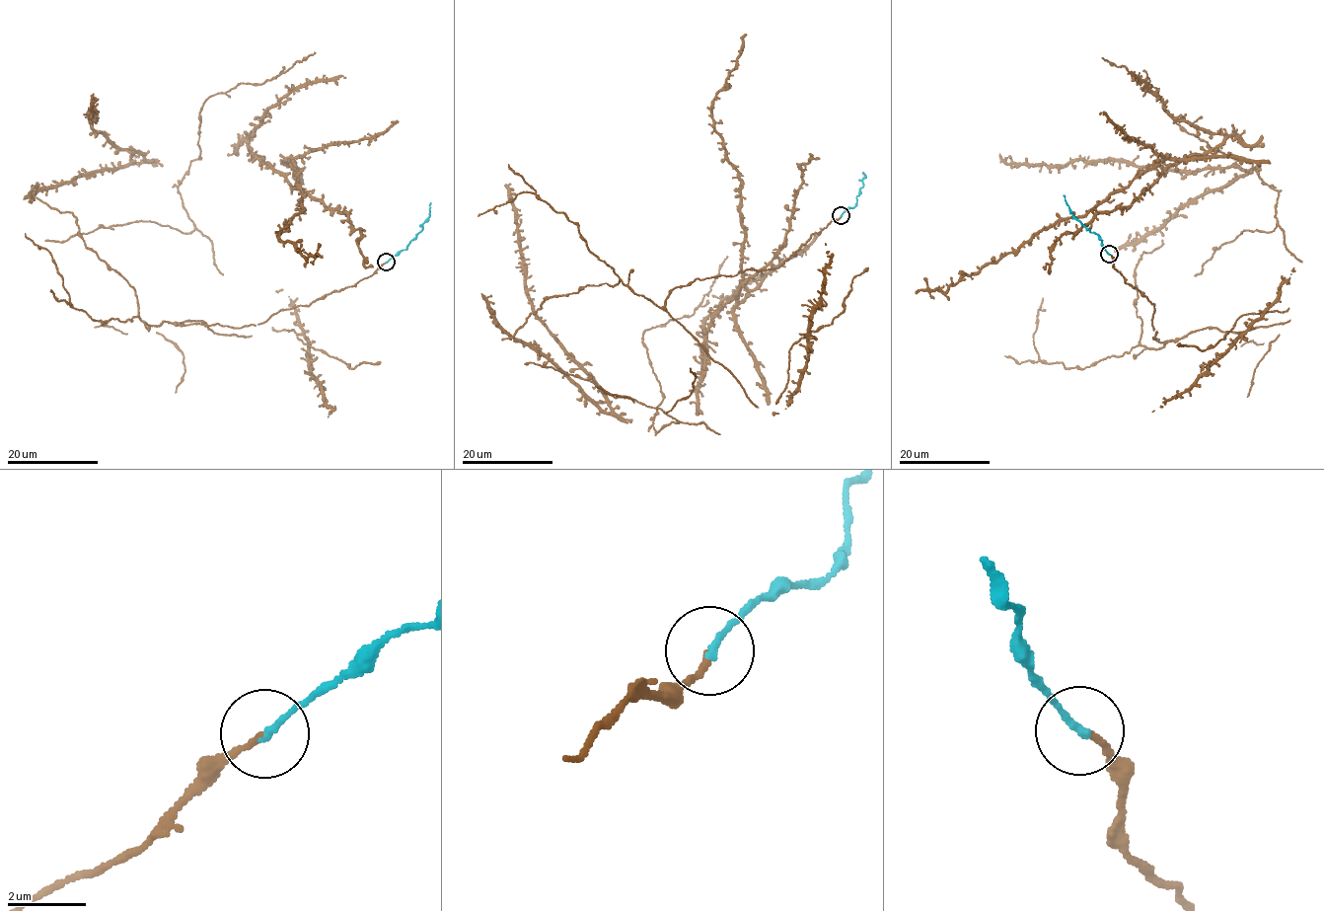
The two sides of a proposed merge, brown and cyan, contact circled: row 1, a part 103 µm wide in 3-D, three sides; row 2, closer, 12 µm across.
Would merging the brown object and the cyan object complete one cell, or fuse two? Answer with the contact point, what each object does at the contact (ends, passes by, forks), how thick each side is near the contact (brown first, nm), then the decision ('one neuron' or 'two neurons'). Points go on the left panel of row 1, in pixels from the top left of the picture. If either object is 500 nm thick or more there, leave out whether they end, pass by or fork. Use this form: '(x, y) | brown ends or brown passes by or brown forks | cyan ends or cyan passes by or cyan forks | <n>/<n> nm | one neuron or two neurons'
(386, 262) | brown ends | cyan ends | 170/170 nm | one neuron

